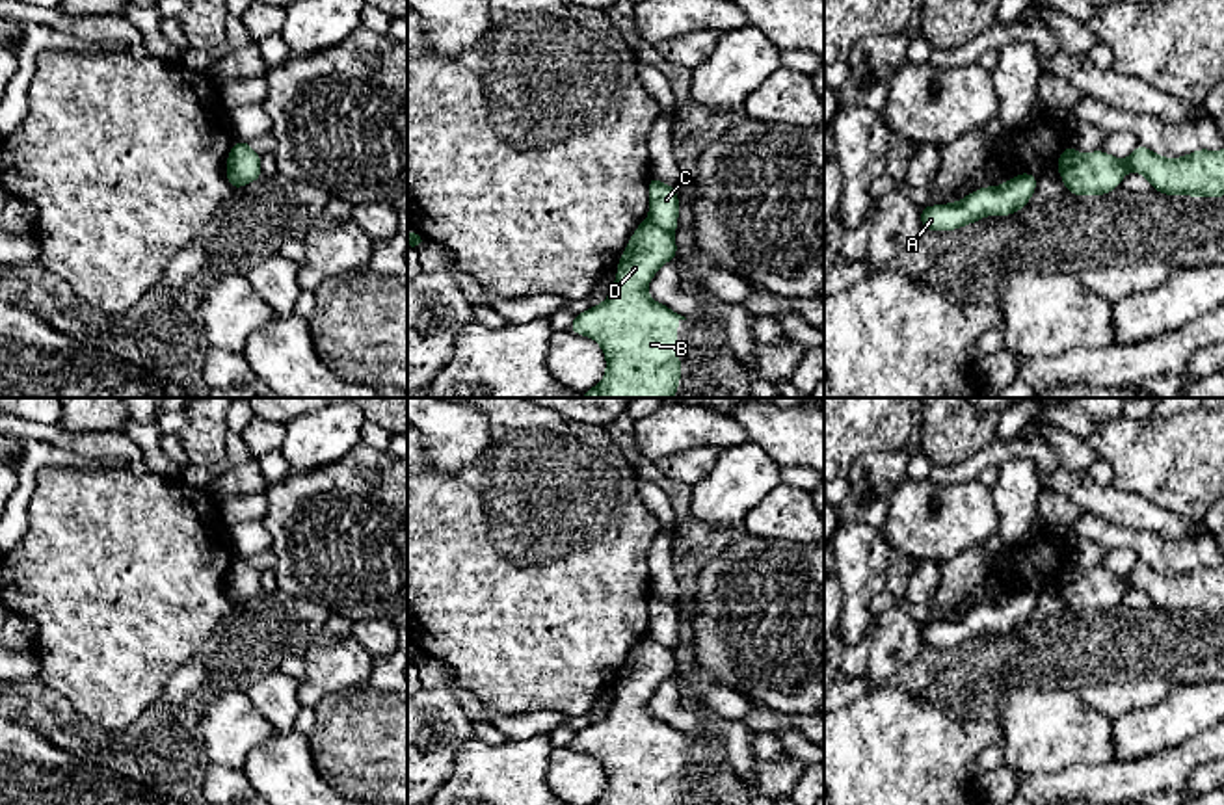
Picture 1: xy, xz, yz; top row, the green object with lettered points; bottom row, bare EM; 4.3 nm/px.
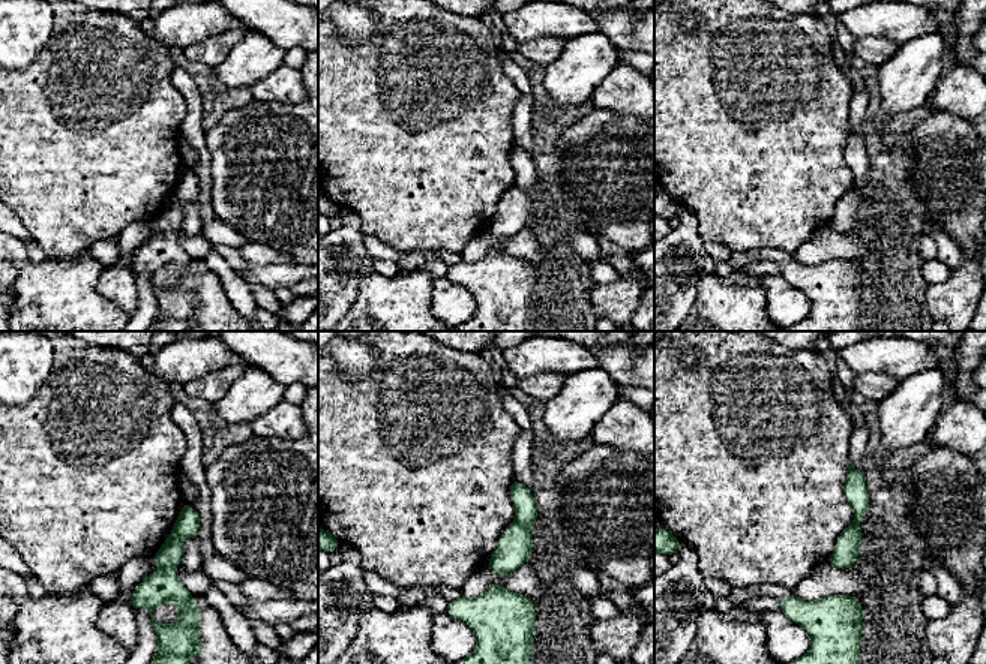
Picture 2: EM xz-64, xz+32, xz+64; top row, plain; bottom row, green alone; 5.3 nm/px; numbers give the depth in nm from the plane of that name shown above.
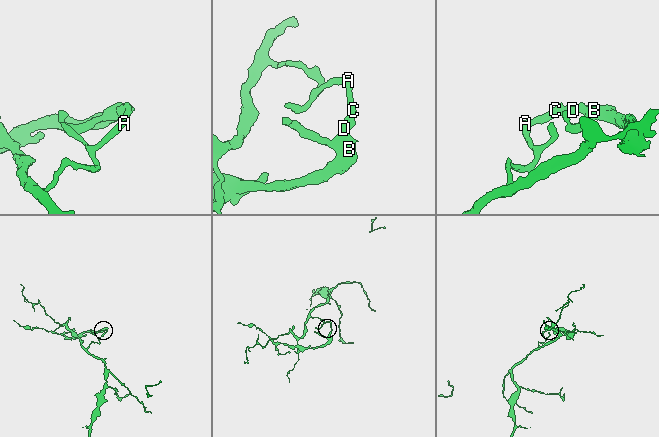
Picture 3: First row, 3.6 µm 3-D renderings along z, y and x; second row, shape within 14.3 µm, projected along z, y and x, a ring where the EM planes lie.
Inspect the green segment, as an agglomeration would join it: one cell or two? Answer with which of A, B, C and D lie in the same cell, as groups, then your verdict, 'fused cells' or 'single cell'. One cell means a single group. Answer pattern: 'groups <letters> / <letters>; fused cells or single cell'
groups A C / B D; fused cells

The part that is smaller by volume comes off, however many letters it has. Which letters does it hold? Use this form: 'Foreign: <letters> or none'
Foreign: B, D

